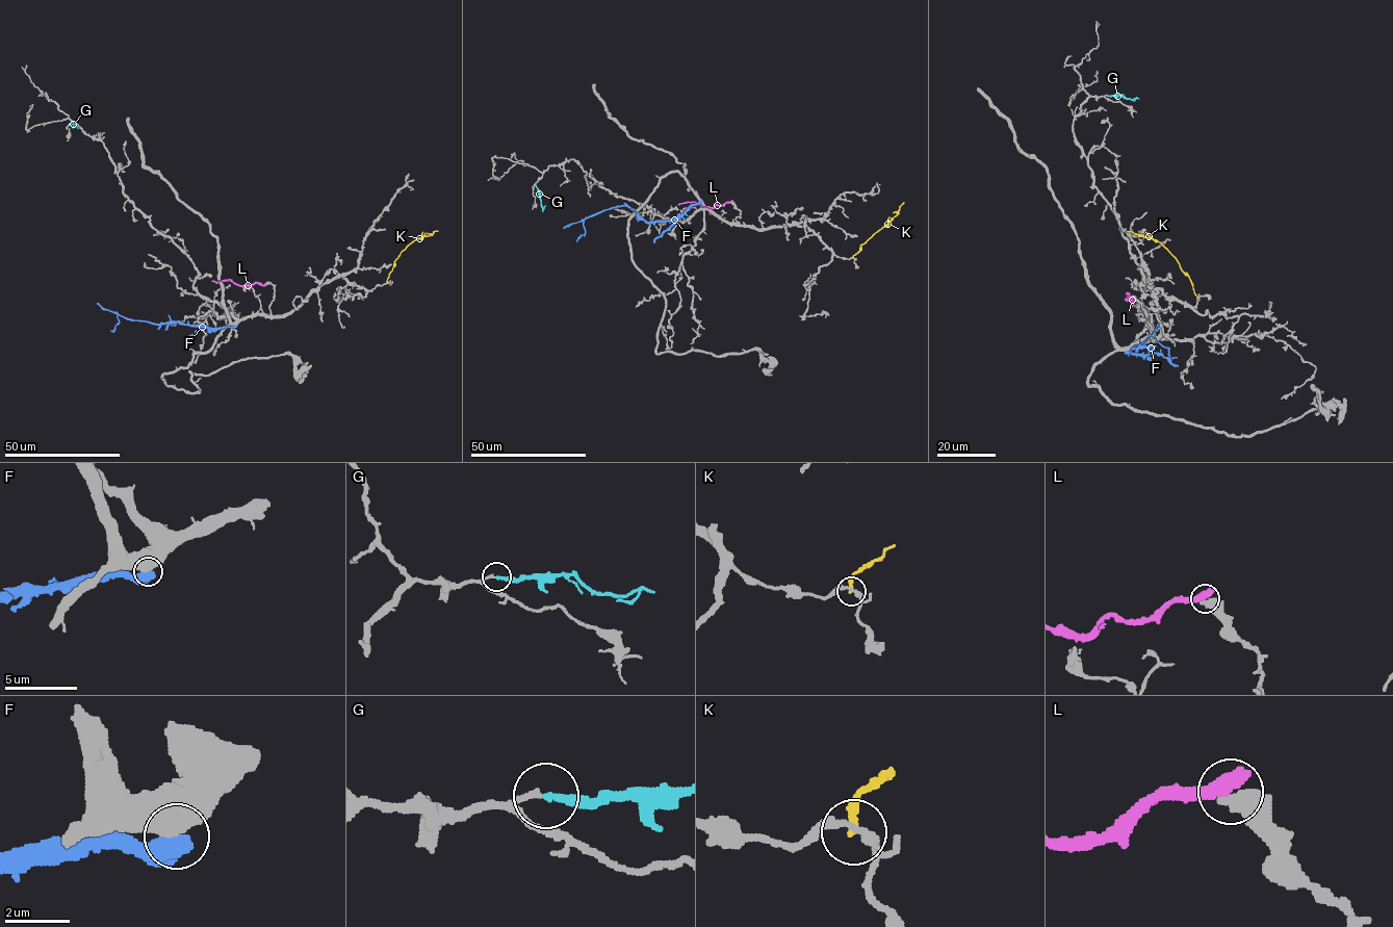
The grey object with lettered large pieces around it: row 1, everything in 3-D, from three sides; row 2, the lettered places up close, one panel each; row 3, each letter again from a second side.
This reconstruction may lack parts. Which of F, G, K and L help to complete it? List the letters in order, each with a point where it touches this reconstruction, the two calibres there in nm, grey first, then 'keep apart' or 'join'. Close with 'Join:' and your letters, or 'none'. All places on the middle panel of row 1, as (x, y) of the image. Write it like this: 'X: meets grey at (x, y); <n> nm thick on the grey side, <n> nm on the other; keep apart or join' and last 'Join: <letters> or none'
F: meets grey at (701, 202); 850 nm thick on the grey side, 700 nm on the other; keep apart
G: meets grey at (536, 186); 180 nm thick on the grey side, 200 nm on the other; join
K: meets grey at (853, 258); 240 nm thick on the grey side, 200 nm on the other; keep apart
L: meets grey at (731, 202); 600 nm thick on the grey side, 480 nm on the other; keep apart
Join: G

